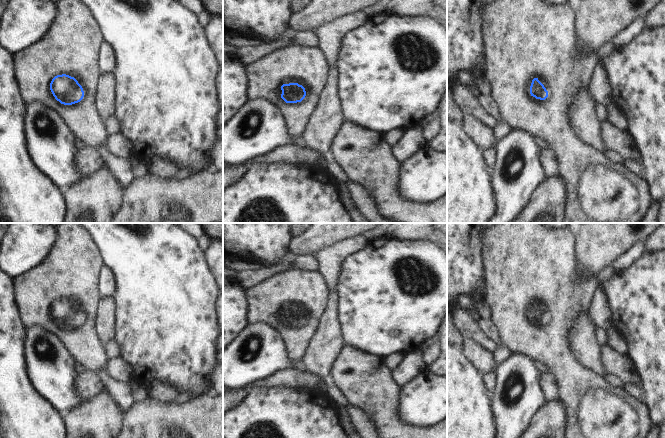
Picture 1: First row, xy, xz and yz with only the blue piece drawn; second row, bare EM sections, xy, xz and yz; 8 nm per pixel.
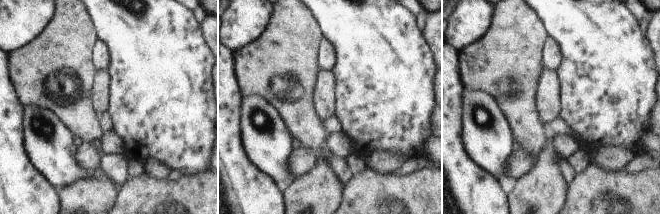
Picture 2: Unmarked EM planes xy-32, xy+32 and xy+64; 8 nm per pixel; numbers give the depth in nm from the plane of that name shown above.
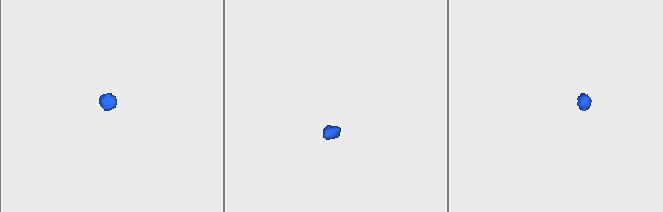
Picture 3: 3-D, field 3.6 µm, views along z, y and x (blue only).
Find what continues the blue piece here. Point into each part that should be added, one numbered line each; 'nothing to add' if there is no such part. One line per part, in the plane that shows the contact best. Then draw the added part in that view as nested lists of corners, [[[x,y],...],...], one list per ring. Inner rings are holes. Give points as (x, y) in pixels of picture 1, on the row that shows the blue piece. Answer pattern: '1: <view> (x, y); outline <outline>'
1: xy (71, 45); outline [[[63,0],[57,3],[54,22],[46,34],[14,55],[14,74],[25,104],[42,103],[55,110],[76,139],[96,150],[108,139],[104,120],[98,114],[95,102],[98,79],[102,74],[98,66],[98,53],[103,41],[100,28],[89,8],[80,0]],[[62,74],[74,77],[82,86],[84,97],[80,102],[64,105],[53,96],[50,83],[55,76]]]

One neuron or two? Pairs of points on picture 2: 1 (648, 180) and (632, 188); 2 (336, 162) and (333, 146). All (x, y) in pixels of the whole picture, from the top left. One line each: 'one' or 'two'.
1: one
2: two

